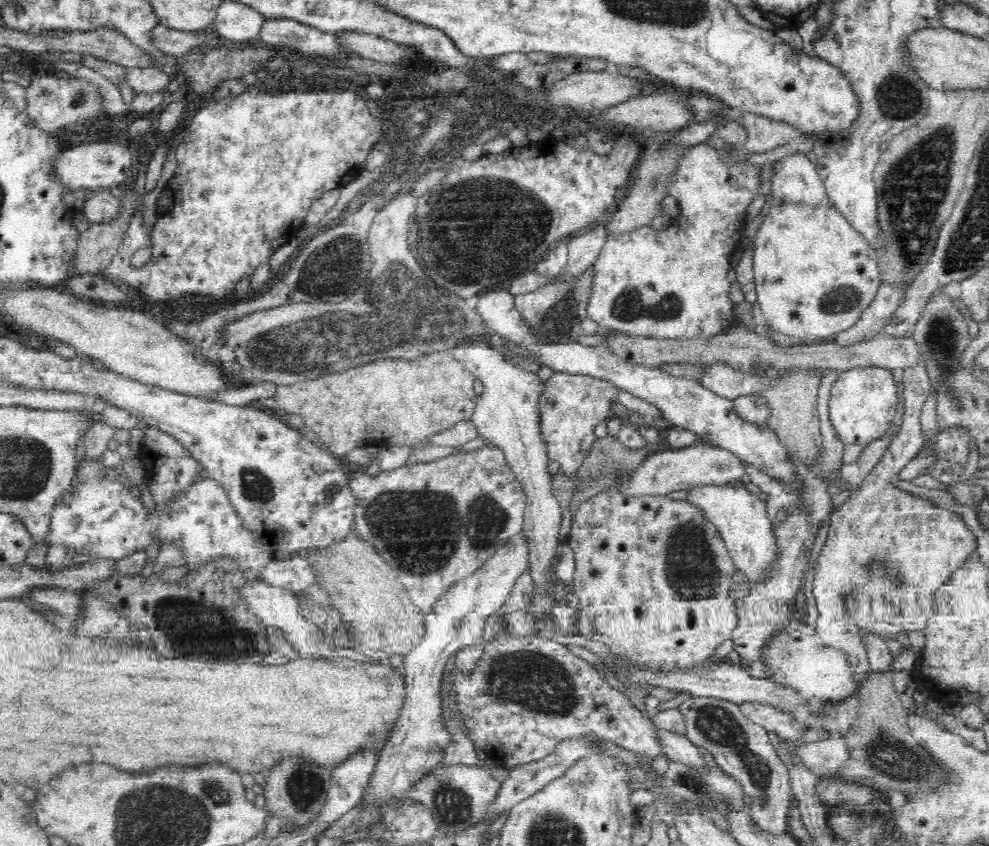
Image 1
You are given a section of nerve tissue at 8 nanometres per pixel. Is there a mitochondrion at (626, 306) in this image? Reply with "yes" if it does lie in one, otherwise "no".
yes

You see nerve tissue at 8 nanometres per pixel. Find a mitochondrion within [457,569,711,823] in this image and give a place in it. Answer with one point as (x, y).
(537, 683)

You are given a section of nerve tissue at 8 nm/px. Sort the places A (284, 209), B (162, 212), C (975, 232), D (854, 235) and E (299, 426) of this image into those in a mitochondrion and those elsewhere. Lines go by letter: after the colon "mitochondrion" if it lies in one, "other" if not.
A: other
B: other
C: mitochondrion
D: other
E: other

